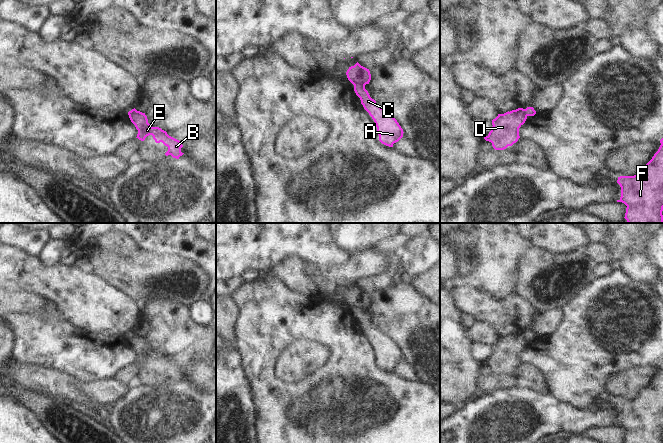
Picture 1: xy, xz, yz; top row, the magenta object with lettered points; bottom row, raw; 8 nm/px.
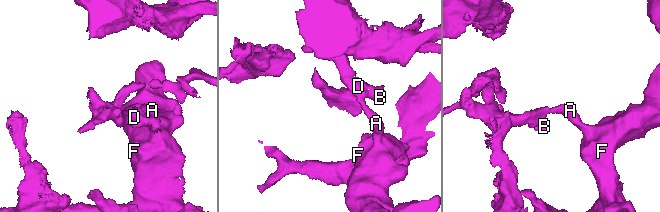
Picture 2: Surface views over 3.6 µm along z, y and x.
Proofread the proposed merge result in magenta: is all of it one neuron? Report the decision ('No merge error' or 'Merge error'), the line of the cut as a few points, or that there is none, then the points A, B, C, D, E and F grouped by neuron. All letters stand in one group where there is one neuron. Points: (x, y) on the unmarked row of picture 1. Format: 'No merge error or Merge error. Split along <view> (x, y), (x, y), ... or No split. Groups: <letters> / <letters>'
Merge error. Split along xz (354, 308), (362, 308), (364, 310). Groups: A C F / B D E

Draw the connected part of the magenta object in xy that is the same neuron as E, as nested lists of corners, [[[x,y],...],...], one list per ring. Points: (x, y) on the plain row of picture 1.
[[[136,334],[134,337],[129,335],[128,339],[131,346],[138,354],[136,362],[144,365],[147,360],[152,359],[156,367],[162,366],[168,371],[168,375],[165,377],[166,380],[171,379],[173,382],[179,383],[179,381],[184,378],[181,376],[181,372],[183,371],[182,367],[179,364],[169,360],[167,356],[161,352],[152,351],[148,347],[145,337]]]

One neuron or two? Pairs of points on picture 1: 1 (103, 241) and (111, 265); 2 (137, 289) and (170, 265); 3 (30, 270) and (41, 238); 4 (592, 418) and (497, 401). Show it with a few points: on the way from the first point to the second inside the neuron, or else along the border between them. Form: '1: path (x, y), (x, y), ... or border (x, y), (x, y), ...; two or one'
1: border (112, 251), (123, 255), (133, 255), (136, 252); two
2: path (145, 280), (148, 276), (161, 273); one
3: border (13, 246), (19, 246), (39, 256); two
4: path (568, 418), (532, 414), (526, 408), (521, 408); one

